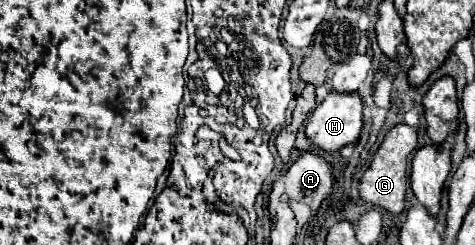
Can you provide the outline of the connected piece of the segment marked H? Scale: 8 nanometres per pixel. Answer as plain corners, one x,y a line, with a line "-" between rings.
331,92
327,96
327,100
323,104
319,104
315,108
315,112
311,114
305,134
307,138
327,156
333,156
335,152
339,152
341,148
345,148
347,144
355,144
361,136
361,128
363,128
363,102
359,98
359,94
337,94

